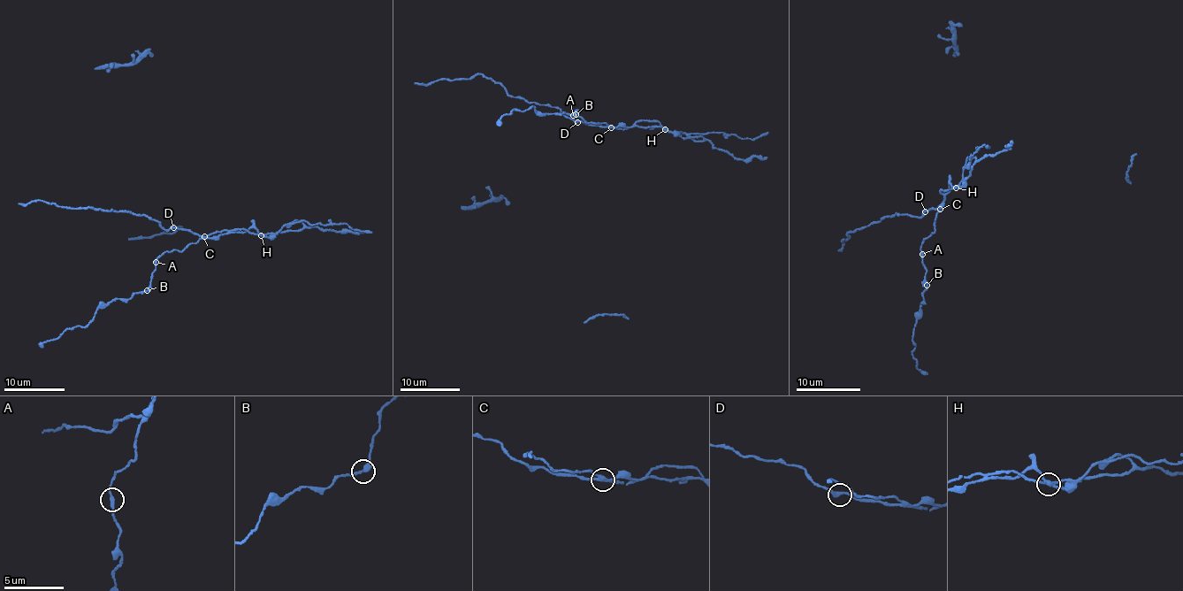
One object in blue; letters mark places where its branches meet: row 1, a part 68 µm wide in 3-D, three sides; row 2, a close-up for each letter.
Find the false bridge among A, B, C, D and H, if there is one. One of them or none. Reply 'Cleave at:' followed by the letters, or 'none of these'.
Cleave at: none of these

